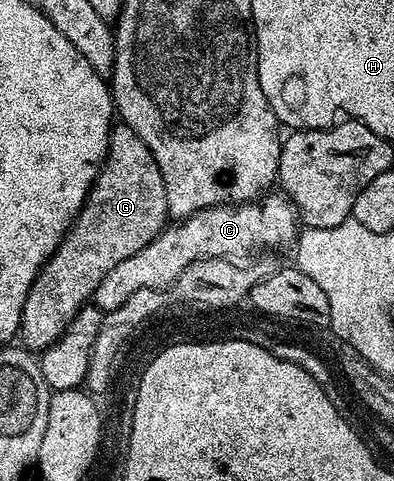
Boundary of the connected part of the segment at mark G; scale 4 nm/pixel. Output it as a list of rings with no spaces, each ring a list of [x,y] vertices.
[[[123,124],[113,125],[108,137],[108,155],[104,158],[100,175],[90,188],[79,216],[58,244],[56,251],[44,263],[34,284],[30,284],[18,331],[23,349],[43,352],[47,346],[54,344],[54,340],[62,336],[62,332],[68,327],[70,320],[74,320],[79,310],[92,302],[92,293],[96,291],[98,284],[102,284],[106,272],[110,272],[114,264],[127,260],[129,256],[134,256],[134,252],[146,248],[146,244],[159,236],[169,222],[166,184],[162,184],[162,172],[158,172],[158,164],[150,148],[142,144],[142,136],[138,136],[138,132]]]

